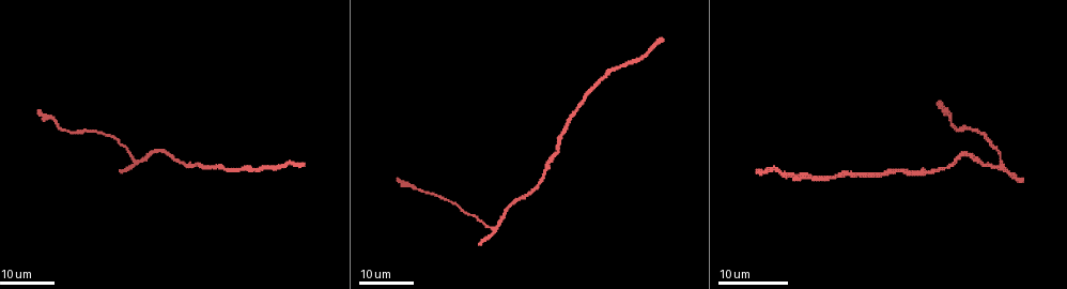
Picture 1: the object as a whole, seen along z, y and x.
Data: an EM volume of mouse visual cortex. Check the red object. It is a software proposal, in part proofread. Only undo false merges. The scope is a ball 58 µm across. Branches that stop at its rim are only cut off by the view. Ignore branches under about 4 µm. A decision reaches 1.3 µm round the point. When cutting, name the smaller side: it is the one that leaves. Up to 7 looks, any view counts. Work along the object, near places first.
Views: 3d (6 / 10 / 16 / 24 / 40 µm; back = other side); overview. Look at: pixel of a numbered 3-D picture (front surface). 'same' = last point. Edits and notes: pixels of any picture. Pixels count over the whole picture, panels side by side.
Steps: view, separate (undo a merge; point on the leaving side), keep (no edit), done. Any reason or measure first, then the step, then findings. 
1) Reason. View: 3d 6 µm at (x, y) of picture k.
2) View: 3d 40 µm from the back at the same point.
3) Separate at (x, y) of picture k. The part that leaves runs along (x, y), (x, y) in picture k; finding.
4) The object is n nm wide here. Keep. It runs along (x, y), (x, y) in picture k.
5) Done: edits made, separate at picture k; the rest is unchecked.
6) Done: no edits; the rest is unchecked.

View: 3d 16 µm at (944, 166) of picture 1.

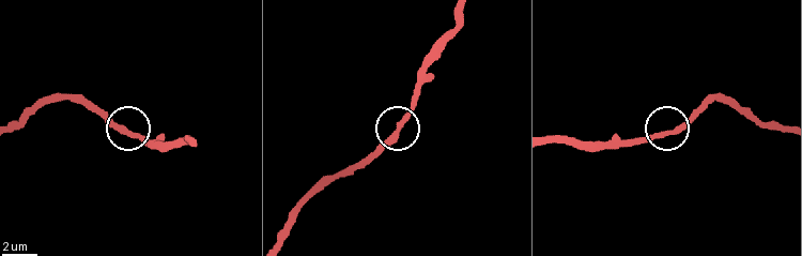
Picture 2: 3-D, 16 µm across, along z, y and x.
Zoom in. View: 3d 6 µm at (398, 125) of picture 2.

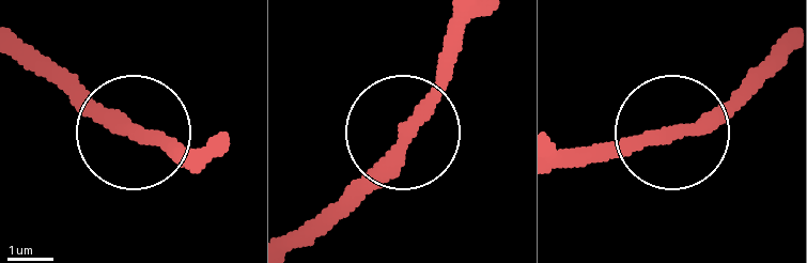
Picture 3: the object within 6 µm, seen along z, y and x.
Other side. View: 3d 6 µm from the back at (675, 132) of picture 3.

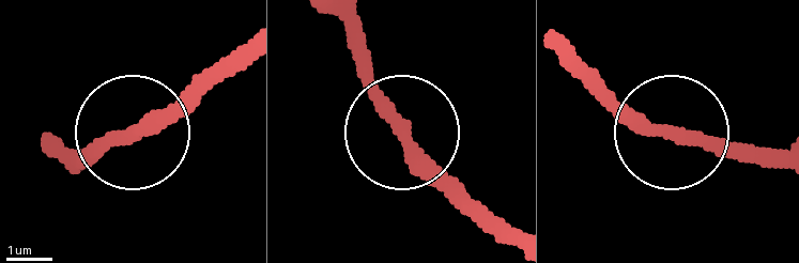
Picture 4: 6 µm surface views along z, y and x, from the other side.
Keep. It runs along (138, 129), (172, 119), (215, 76) in picture 4; continuous, no second cell.

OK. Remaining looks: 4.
Thick turns thin. View: 3d 16 µm at (73, 132) of picture 1.

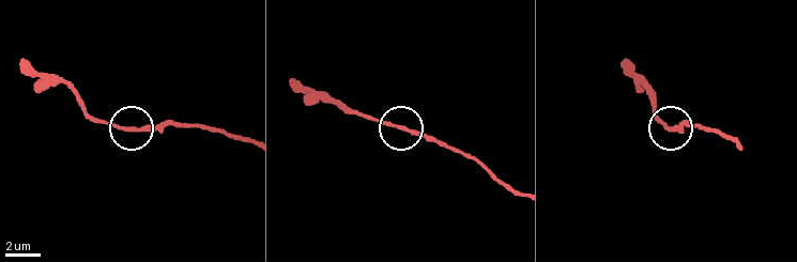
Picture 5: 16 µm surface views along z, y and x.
View: 3d 10 µm at (137, 130) of picture 5.

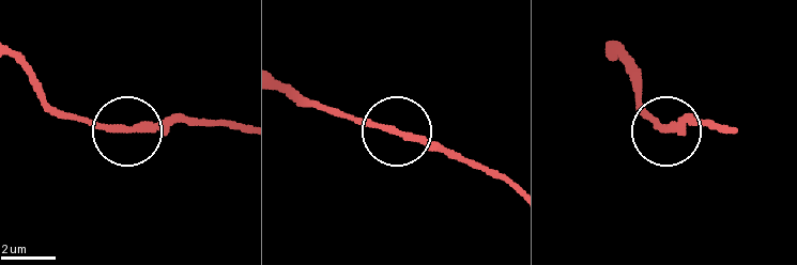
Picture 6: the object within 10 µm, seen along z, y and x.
The object is 230 nm wide here. Keep. One cell here.

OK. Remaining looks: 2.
Three arms meet. View: 3d 16 µm at (135, 158) of picture 1.

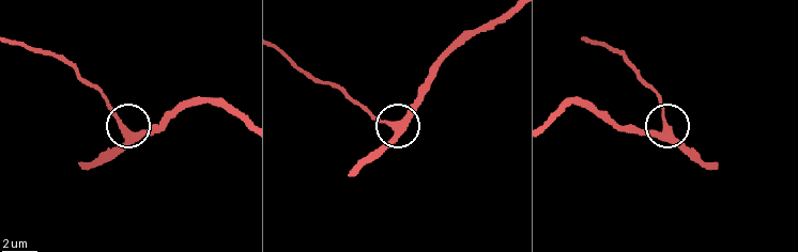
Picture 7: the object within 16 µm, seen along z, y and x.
View: 3d 6 µm at (125, 127) of picture 7.

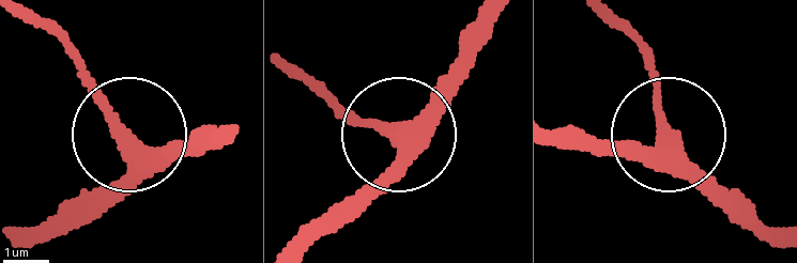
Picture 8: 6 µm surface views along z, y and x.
3 arms meet here. Keep. All the same cell.

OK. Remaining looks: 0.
Done: no edits; the rest is unchecked.

